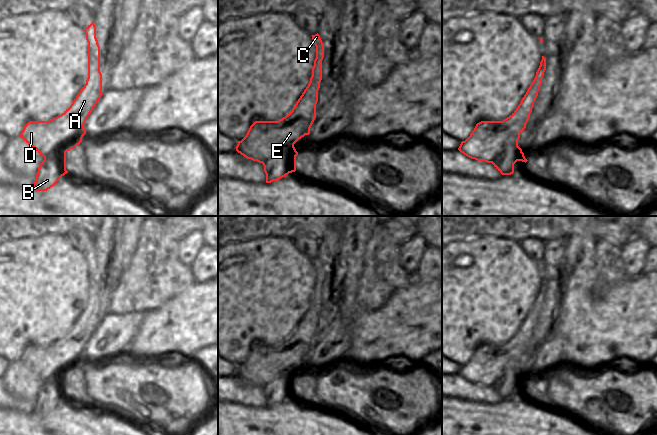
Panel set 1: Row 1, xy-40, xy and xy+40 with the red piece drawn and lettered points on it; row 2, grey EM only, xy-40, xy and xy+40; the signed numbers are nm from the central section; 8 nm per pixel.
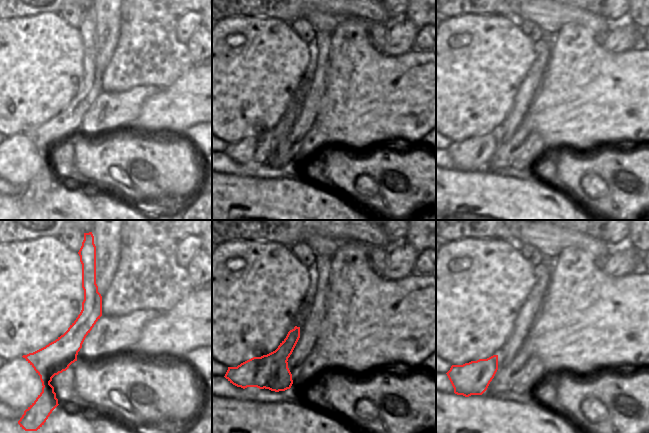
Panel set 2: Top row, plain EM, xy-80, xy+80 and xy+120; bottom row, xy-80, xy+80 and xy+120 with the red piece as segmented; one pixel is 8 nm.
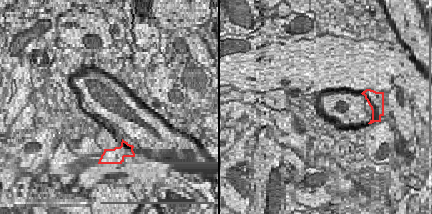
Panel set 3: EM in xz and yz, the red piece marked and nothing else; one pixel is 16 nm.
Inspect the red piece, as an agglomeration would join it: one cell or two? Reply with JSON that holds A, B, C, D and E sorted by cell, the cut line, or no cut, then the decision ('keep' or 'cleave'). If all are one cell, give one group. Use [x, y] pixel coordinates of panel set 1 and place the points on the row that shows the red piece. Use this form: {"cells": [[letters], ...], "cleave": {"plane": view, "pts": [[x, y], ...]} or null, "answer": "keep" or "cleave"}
{"cells": [["A", "C", "D", "E"], ["B"]], "cleave": {"plane": "xy", "pts": [[297, 152], [289, 145], [262, 163]]}, "answer": "cleave"}

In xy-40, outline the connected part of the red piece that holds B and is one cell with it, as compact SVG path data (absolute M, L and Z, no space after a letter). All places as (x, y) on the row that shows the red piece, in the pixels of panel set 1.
M57 151L49 157L44 157L44 160L38 168L32 189L35 191L47 191L67 173L66 153Z

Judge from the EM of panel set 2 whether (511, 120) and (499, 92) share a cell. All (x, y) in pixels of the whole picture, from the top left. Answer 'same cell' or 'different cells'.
different cells

